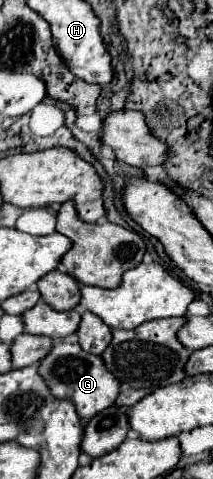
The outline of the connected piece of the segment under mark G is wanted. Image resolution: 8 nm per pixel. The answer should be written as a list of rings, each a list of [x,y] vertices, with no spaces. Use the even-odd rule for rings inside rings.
[[[79,343],[53,345],[49,355],[39,363],[39,373],[43,375],[43,379],[47,381],[51,393],[55,397],[71,399],[75,403],[83,421],[89,421],[93,415],[97,415],[99,411],[113,405],[119,395],[119,381],[115,381],[115,377],[109,373],[109,369],[103,367],[101,357],[83,351]]]

